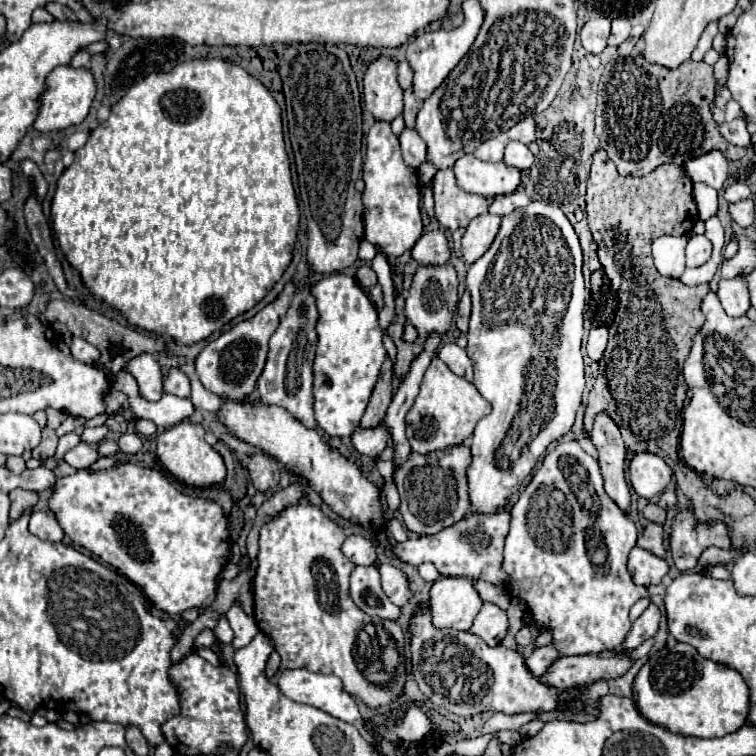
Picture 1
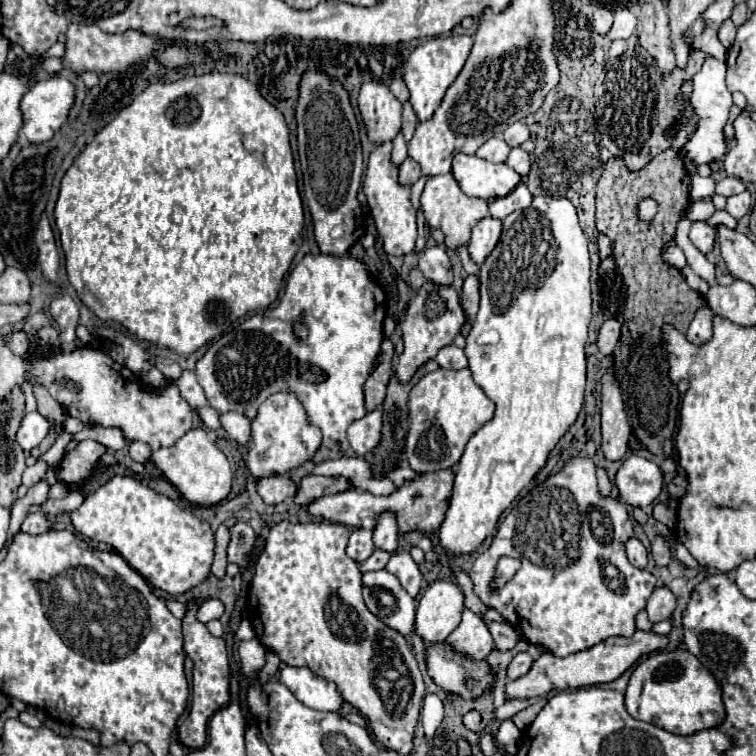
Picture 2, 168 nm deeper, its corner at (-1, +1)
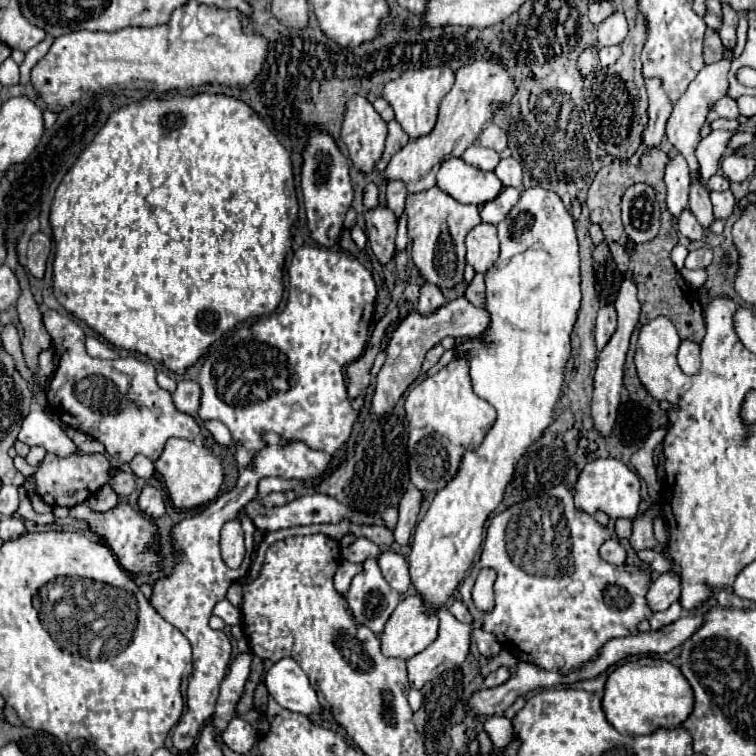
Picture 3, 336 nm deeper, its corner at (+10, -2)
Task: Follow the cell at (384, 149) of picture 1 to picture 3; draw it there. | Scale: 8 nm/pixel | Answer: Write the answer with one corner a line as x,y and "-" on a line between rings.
378,206
364,214
366,218
366,234
380,264
388,264
394,256
394,238
396,238
396,218
388,214
386,206

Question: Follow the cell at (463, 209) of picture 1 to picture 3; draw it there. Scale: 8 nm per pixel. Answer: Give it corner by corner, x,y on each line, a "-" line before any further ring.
430,188
424,194
410,194
406,198
406,216
408,216
408,236
410,236
410,256
420,272
420,276
438,286
438,288
456,288
464,282
464,266
466,266
466,234
478,226
480,214
474,204
460,204
452,196
444,194
440,188

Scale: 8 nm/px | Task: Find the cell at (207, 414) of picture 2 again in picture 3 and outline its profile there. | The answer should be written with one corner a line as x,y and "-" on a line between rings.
204,422
204,426
206,426
206,428
212,432
214,440
216,440
220,446
230,448
230,446
234,444
232,434
230,434
230,430
228,430
224,424
220,424
220,422

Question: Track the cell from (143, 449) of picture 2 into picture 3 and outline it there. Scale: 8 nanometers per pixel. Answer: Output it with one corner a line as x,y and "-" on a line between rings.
138,454
138,456
130,462
130,468
132,468
132,472
134,472
138,478
142,478
142,480
150,480
152,474
154,474
152,462
150,462
148,458
144,458
142,454

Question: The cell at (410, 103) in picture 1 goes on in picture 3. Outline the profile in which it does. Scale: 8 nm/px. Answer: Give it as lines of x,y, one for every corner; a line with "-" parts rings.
392,120
390,124
388,124
388,138
386,138
386,150
384,150
384,154
382,154
382,158
380,158
380,162
378,162
378,170
384,170
386,168
386,164
388,164
388,160
402,148
402,146
406,146
408,144
408,134
404,134
404,130
400,128
400,124
396,122
396,120

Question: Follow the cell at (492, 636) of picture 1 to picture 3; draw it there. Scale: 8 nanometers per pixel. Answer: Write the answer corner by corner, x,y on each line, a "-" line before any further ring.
440,610
438,618
438,638
426,650
406,660
408,680
416,690
420,690
436,674
464,662
470,652
472,626
462,624
448,610

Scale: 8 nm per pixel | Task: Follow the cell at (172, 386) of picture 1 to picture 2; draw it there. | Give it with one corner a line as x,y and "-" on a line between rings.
183,371
181,377
175,381
175,385
179,387
181,397
183,397
193,409
207,405
207,397
205,397
205,393
203,393
203,387
199,387
197,377
195,377
193,371

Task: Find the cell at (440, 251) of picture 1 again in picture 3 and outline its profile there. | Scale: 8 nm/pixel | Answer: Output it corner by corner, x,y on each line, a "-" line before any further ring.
424,284
422,290
420,290
420,302
418,302
418,312
422,316
430,316
434,314
438,308
442,308
446,304
442,292
438,286
432,286
432,284

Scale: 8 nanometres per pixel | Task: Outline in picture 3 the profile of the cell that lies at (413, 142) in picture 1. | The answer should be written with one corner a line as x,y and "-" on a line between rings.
388,182
388,186
386,186
386,206
394,212
396,218
402,216
404,202
406,202
404,184
402,182

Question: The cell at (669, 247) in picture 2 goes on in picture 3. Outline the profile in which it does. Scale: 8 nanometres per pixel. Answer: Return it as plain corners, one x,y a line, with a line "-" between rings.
676,244
674,250
672,250
672,262
674,262
674,266
676,266
678,270
684,268
684,258
686,258
686,256
688,256
688,248
682,246
682,244

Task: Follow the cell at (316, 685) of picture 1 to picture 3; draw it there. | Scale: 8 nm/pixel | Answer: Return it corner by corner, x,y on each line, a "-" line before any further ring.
292,658
278,660
264,676
268,692
286,710
298,714
320,714
322,706
318,702
316,690
310,686
308,676
300,664

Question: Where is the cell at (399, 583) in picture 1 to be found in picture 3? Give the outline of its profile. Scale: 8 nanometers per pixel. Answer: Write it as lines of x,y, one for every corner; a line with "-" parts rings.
386,550
378,558
378,566
382,570
382,576
386,582
396,590
396,592
406,592
410,582
408,582
408,562
402,554
396,554
392,550

